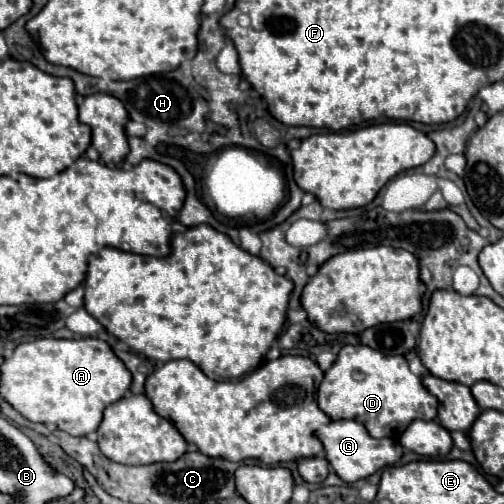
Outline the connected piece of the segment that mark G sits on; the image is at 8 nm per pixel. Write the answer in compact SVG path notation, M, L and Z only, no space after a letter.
M330 421L328 425L320 427L314 433L326 451L326 461L330 463L330 467L334 469L334 473L346 481L346 483L354 483L358 479L366 479L372 473L394 465L400 457L402 457L402 445L396 439L374 439L366 433L364 425L360 425L358 421Z

